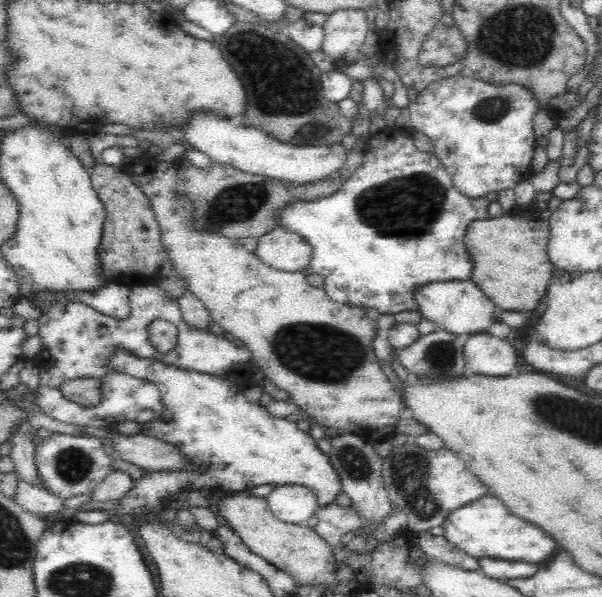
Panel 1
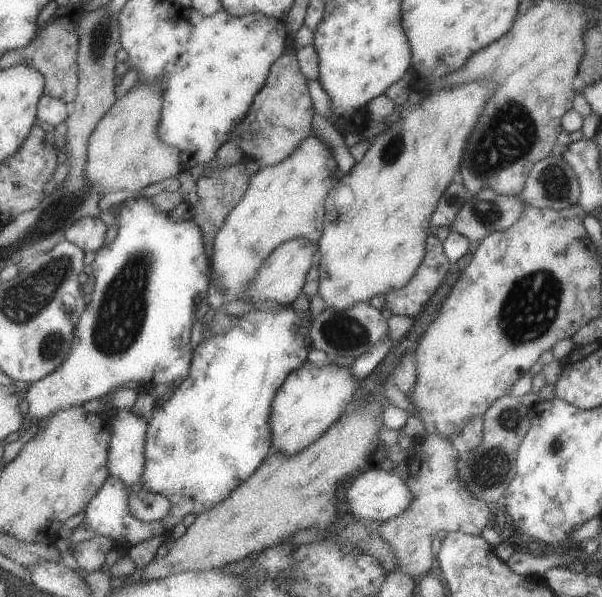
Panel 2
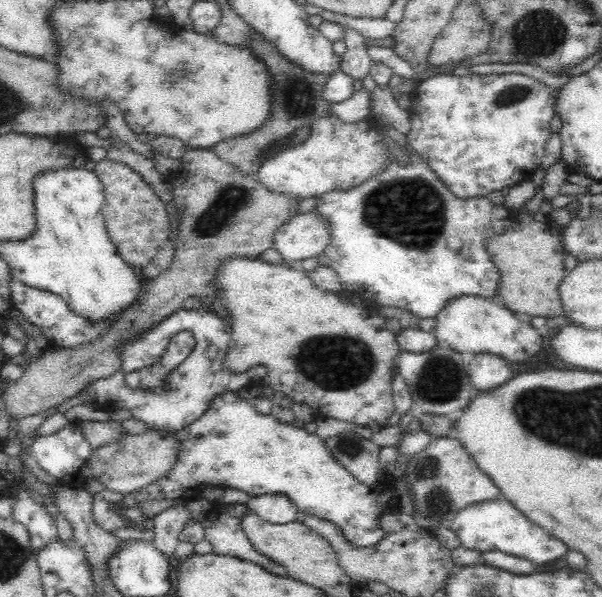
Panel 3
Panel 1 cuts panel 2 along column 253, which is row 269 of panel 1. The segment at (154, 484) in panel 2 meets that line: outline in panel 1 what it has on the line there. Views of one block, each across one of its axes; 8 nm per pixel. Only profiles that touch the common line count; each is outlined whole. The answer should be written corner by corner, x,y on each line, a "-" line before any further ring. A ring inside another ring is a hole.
388,127
382,128
379,132
371,134
368,140
363,143
364,147
364,161
362,165
348,177
343,185
327,197
318,198
308,202
307,200
296,200
290,206
286,206
280,214
280,227
296,232
302,237
304,241
312,245
312,258
310,258
309,268
312,272
322,275
324,277
324,290
333,302
358,306
362,308
376,308
380,314
398,314
402,311
418,311
419,307
415,301
414,292
426,284
432,282
444,282
452,280
470,280
470,274
474,270
474,261
470,259
466,245
464,245
464,234
470,226
470,222
474,220
488,220
490,214
488,213
488,205
491,203
487,197
470,198
468,195
462,194
454,185
450,174
446,168
441,164
441,161
432,154
432,152
420,151
412,141
412,138
400,134
398,130
392,132

